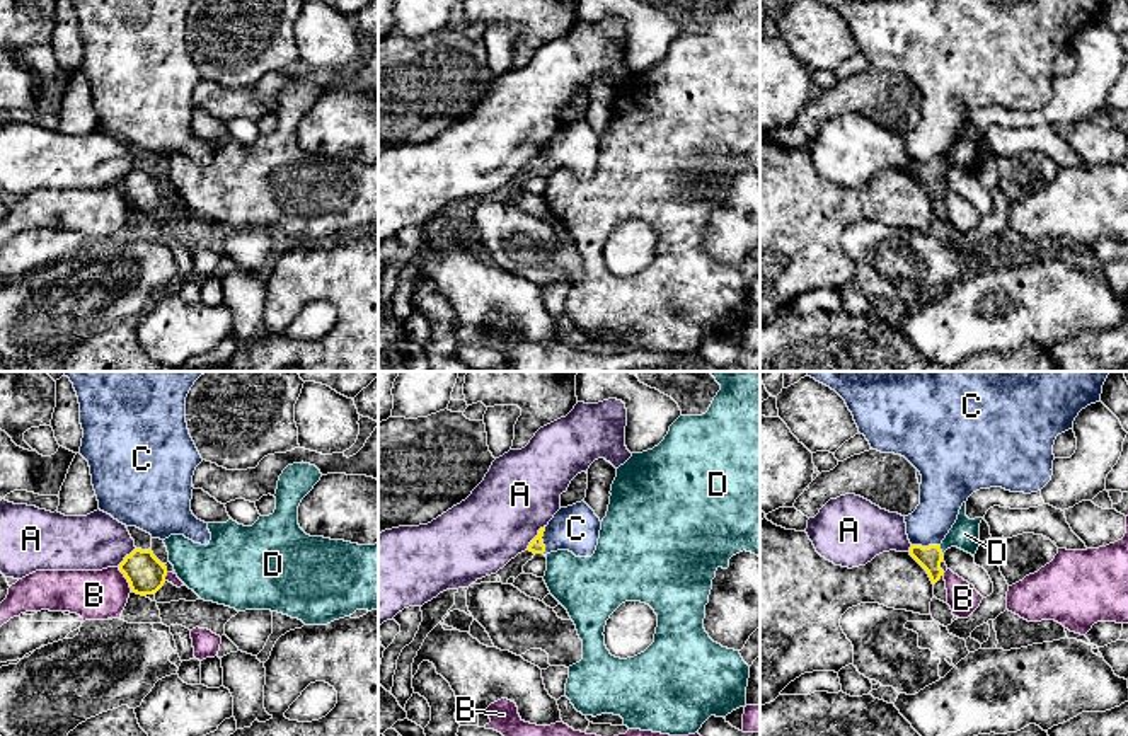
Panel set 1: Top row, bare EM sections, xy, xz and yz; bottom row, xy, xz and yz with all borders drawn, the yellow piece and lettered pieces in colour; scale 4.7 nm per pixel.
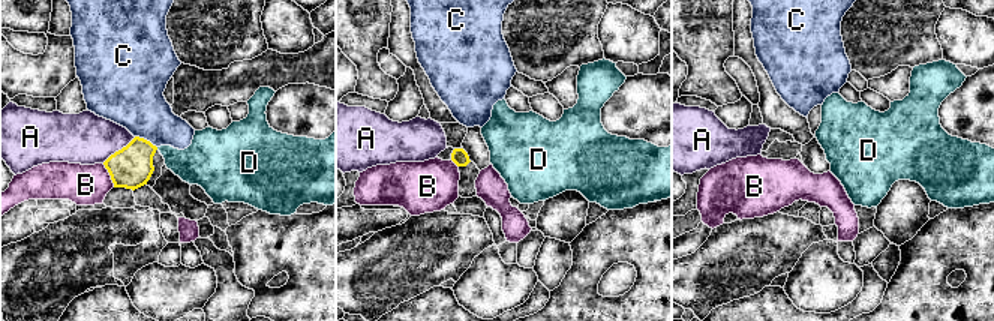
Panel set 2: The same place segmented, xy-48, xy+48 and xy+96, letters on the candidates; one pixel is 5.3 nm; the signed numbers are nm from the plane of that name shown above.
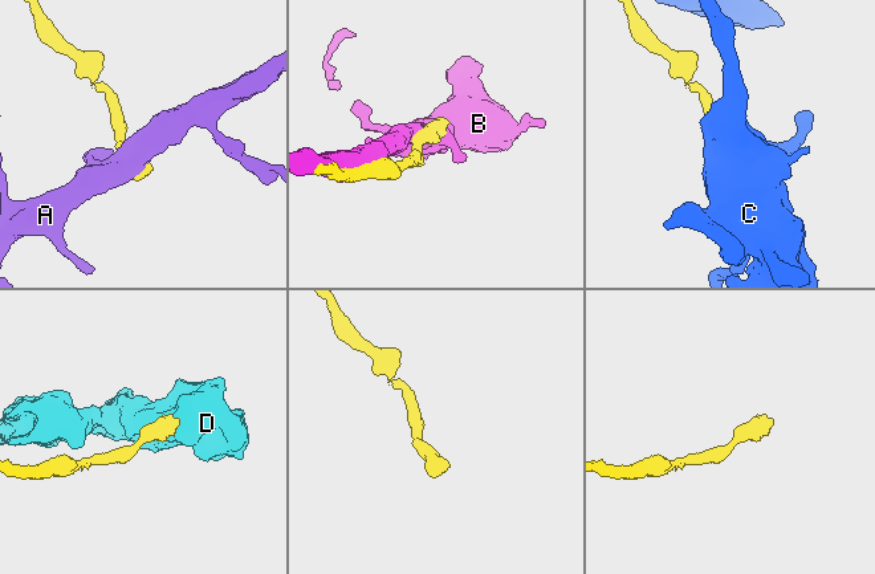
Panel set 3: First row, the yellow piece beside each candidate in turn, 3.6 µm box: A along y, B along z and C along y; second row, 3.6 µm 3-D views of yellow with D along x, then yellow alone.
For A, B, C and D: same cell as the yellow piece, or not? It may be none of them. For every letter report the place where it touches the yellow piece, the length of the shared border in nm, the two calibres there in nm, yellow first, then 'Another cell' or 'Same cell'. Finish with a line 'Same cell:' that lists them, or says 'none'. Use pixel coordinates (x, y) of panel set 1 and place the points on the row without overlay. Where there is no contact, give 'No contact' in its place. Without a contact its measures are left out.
A: Touches yellow at xz (535, 155). Shared border 150 nm. Thickness 70 nm (yellow) against 380 nm. Another cell
B: Touches yellow at xy (126, 196). Shared border 130 nm. Thickness 180 nm (yellow) against 240 nm. Another cell
C: Touches yellow at yz (926, 166). Shared border 140 nm. Thickness 110 nm (yellow) against 200 nm. Another cell
D: Touches yellow at yz (941, 171). Shared border 70 nm. Thickness 110 nm (yellow) against 140 nm. Another cell
Same cell: none

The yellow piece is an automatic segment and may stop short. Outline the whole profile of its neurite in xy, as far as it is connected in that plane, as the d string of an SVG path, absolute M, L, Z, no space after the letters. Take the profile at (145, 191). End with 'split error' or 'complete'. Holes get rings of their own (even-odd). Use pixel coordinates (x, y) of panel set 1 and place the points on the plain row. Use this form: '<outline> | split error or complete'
M135 167L119 182L119 189L128 198L131 210L141 215L157 211L167 194L165 182L153 174L152 167Z | complete

